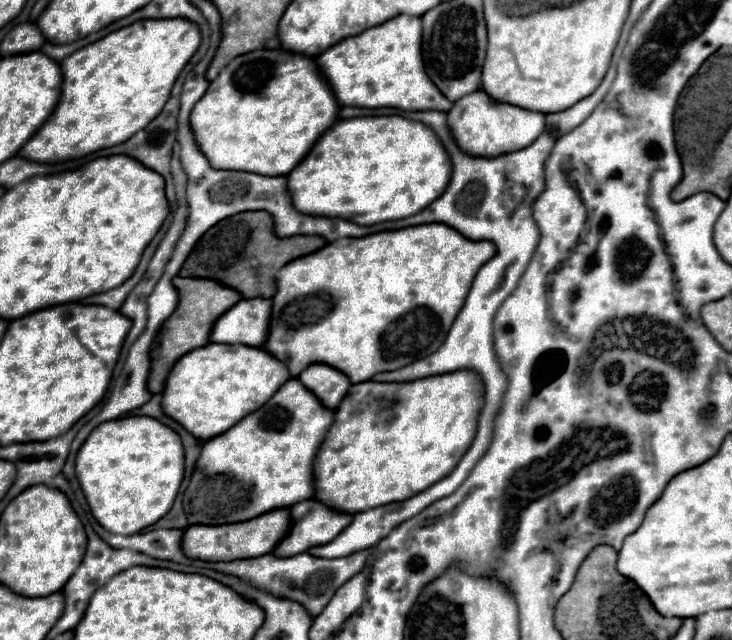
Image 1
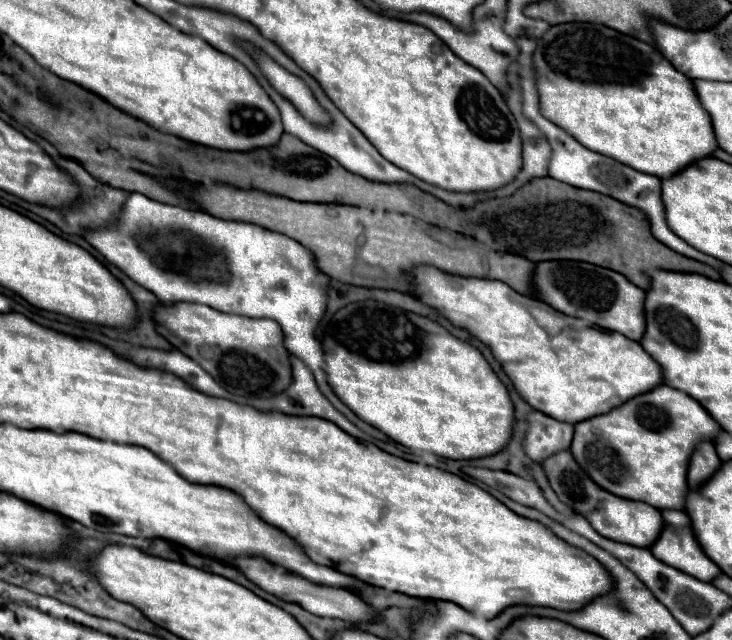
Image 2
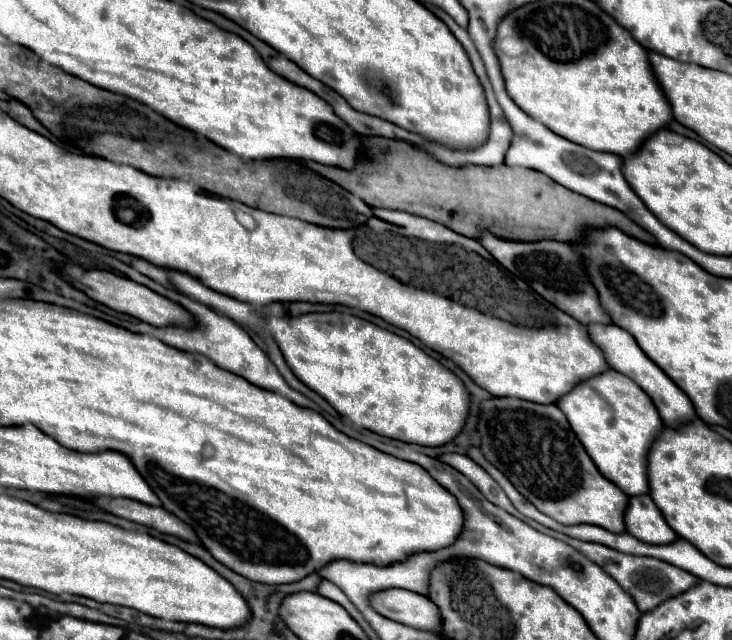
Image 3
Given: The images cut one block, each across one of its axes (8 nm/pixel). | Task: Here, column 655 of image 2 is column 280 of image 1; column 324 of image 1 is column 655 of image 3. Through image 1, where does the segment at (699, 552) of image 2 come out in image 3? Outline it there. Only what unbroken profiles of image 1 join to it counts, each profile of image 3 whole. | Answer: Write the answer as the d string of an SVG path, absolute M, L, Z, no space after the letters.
M648 494L632 496L624 514L626 532L648 544L668 544L678 534L664 522L662 512L656 508Z

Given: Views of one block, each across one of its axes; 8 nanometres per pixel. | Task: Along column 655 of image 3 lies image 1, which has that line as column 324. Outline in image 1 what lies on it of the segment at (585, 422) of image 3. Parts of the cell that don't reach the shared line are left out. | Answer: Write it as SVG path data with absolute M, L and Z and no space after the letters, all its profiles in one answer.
M288 380L262 408L248 414L228 432L210 438L198 458L196 472L190 478L188 490L184 492L184 512L188 524L202 526L222 526L252 520L272 508L292 506L314 496L314 476L312 464L326 438L326 432L334 424L336 410L324 408L322 402L310 392L300 380Z

